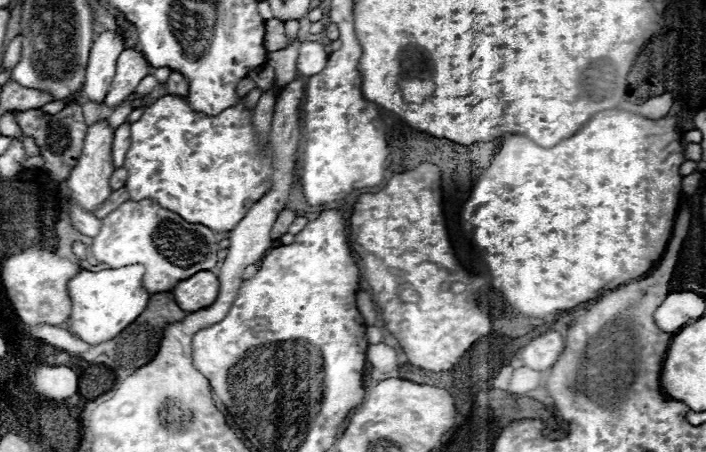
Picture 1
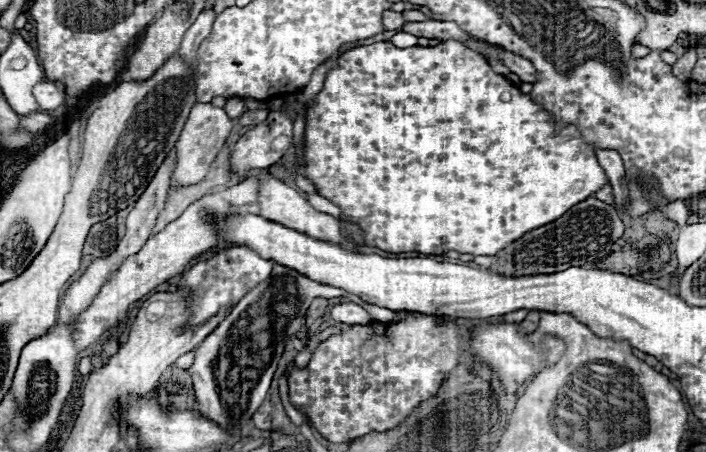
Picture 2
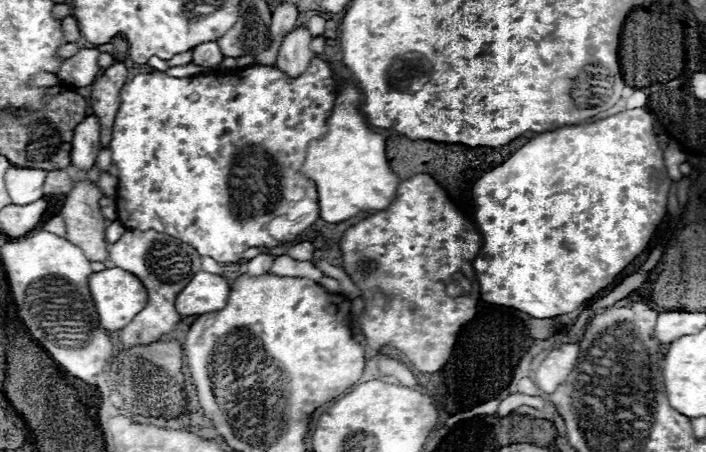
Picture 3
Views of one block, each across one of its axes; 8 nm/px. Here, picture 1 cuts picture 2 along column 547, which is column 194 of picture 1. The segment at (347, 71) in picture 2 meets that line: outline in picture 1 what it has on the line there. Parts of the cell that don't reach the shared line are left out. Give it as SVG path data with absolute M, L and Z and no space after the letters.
M164 96L152 104L138 122L130 124L130 150L124 162L128 170L126 190L134 202L150 198L162 208L186 218L186 222L204 224L218 234L228 234L238 226L248 208L270 192L272 154L270 142L260 150L258 134L254 134L252 126L252 112L244 108L242 98L218 116L206 116L194 112L186 98Z

